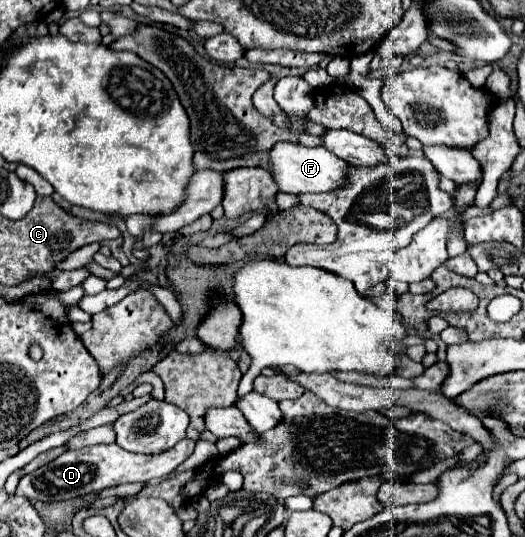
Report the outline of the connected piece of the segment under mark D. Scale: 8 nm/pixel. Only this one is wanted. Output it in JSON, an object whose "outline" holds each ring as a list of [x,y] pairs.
{"outline":[[[182,439],[172,449],[160,455],[142,455],[130,453],[120,449],[116,443],[112,445],[92,445],[88,451],[66,451],[56,457],[52,463],[36,469],[30,475],[24,475],[16,487],[16,495],[24,495],[30,501],[60,501],[60,499],[74,499],[84,497],[88,493],[98,493],[102,489],[120,485],[120,483],[150,483],[154,479],[166,477],[170,471],[176,469],[188,455],[192,455],[196,441]]]}

